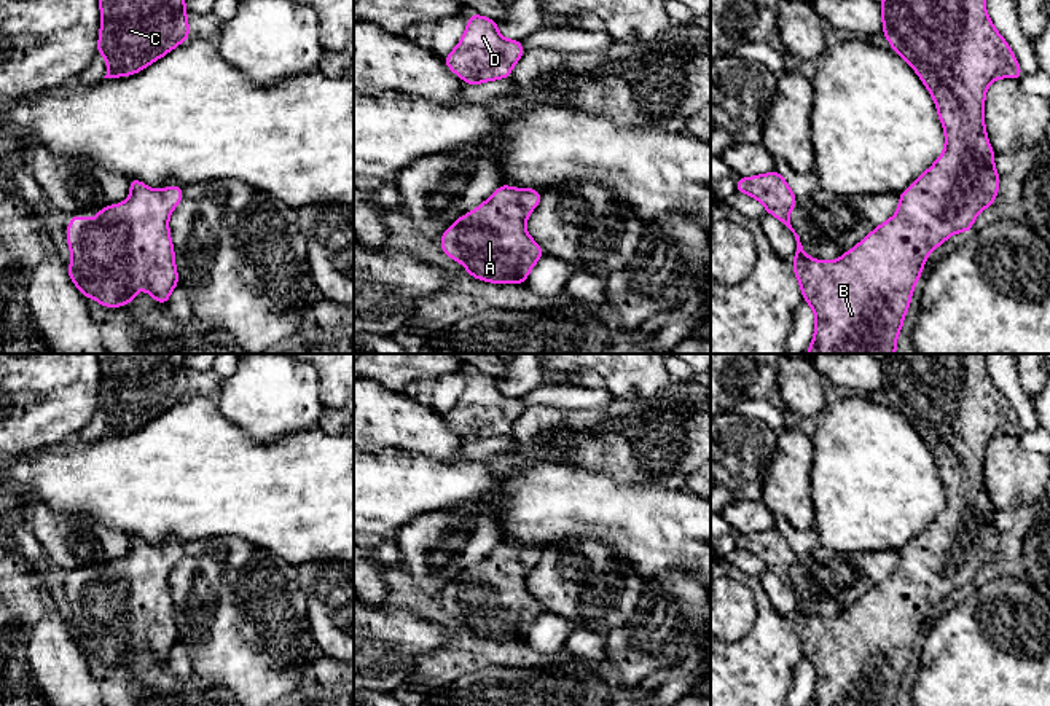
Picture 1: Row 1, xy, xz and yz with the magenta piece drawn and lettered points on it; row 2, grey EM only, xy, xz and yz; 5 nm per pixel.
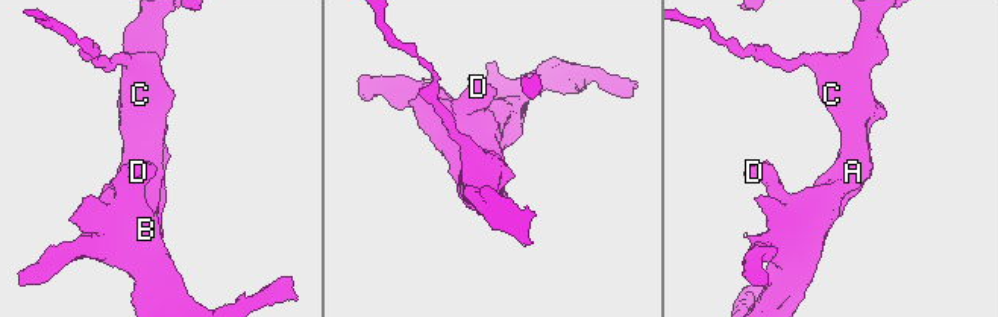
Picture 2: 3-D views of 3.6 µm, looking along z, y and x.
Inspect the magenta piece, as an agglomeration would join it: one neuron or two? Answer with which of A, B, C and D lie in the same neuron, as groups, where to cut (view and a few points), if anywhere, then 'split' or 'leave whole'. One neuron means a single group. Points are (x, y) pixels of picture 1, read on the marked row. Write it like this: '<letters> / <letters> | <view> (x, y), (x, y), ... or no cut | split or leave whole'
A B C D | no cut | leave whole

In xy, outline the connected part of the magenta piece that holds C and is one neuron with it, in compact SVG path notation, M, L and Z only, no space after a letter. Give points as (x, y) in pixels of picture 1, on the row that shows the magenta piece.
M99 0L100 33L96 53L107 59L104 78L131 76L186 38L185 0Z

